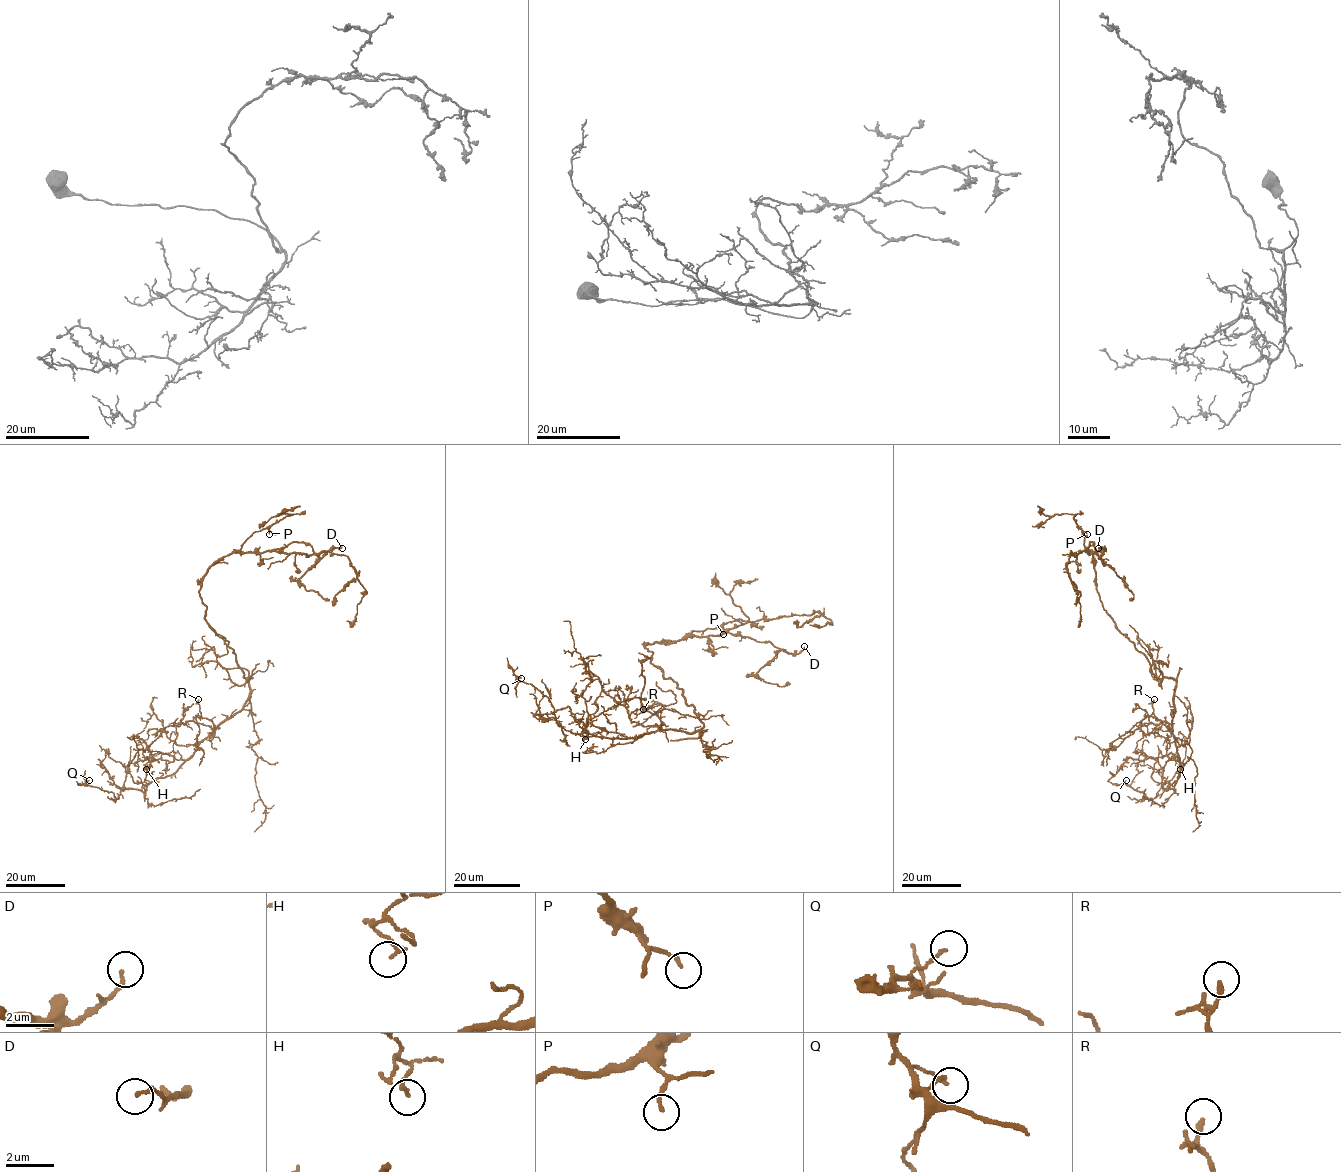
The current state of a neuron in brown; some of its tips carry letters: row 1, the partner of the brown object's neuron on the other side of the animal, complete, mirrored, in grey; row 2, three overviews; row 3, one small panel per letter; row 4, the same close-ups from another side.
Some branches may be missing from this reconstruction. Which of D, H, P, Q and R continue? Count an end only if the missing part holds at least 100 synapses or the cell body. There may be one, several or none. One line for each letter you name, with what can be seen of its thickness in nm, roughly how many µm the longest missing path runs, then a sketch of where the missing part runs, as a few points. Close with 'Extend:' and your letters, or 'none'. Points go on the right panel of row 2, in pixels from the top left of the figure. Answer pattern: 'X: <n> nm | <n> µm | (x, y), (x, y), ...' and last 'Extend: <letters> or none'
Extend: none

